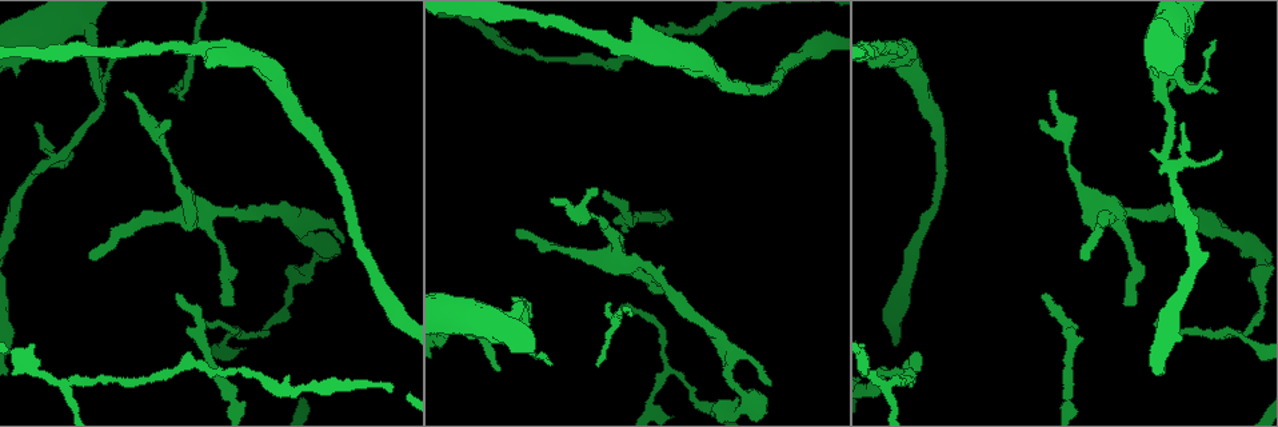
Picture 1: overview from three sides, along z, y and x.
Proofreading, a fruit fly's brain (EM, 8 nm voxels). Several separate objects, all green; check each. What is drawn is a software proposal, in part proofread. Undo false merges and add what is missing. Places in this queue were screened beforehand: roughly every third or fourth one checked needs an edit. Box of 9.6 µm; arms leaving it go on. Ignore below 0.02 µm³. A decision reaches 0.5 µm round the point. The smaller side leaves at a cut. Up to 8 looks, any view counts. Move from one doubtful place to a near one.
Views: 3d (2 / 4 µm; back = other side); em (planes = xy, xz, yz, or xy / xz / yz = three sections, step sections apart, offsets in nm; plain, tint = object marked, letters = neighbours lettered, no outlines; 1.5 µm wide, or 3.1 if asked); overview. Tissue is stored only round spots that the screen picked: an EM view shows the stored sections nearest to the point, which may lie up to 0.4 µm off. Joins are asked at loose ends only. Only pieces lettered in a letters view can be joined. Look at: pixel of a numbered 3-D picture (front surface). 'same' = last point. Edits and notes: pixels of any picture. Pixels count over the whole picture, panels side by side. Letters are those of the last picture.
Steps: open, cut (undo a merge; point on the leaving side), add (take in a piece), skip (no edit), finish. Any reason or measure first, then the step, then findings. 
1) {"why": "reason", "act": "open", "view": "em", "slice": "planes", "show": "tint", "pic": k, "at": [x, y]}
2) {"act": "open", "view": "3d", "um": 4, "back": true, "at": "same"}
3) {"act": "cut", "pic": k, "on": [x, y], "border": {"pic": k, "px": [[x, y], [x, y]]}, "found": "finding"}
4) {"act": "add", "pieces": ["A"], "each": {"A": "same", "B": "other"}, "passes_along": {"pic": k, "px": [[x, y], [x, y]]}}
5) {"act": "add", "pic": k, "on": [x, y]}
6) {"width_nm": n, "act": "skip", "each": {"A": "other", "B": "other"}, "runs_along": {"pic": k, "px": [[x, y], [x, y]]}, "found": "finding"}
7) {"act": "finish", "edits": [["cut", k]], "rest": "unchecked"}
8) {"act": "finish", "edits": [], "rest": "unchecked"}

{"why": "long arm stops here", "act": "open", "view": "em", "slice": "planes", "show": "letters", "pic": 1, "at": [179, 295]}

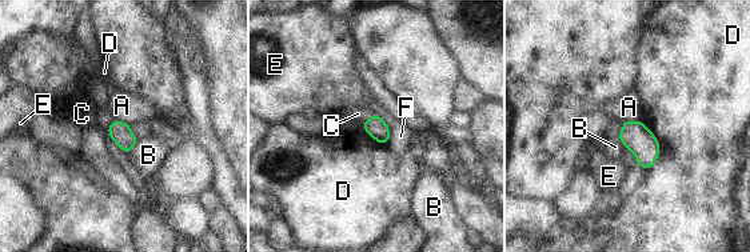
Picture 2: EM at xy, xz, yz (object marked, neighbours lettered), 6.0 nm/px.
{"width_nm": 120, "act": "add", "pieces": ["C"], "each": {"A": "other", "B": "other", "C": "same", "D": "other", "E": "other", "F": "other"}, "passes_along": {"pic": 2, "px": [[375, 127], [368, 119], [358, 114]]}, "found": "the neuron continues"}

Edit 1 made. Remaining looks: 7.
{"act": "open", "view": "overview"}

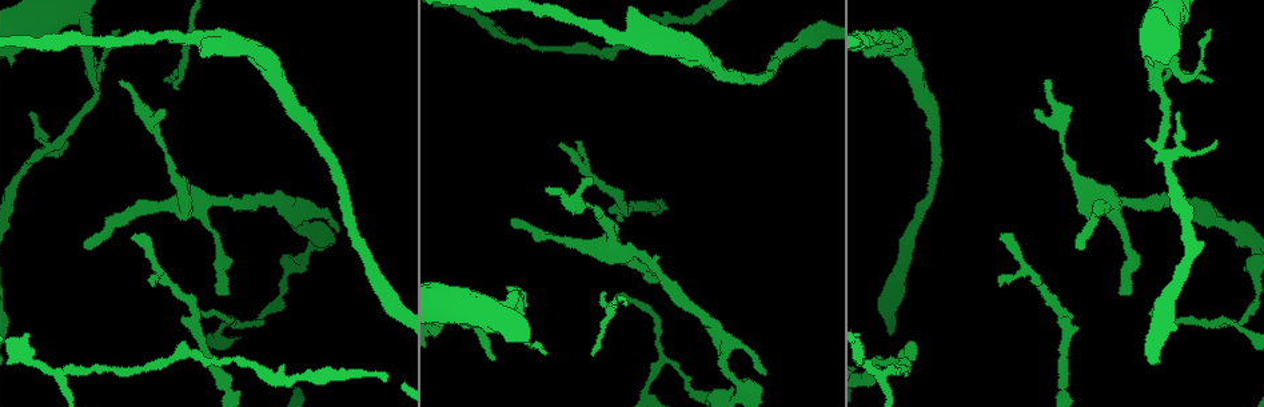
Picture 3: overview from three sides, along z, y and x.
{"why": "free end", "act": "open", "view": "3d", "um": 2, "pic": 3, "at": [1079, 246]}

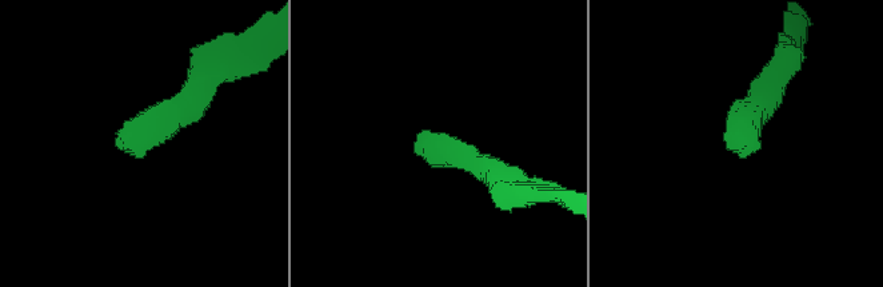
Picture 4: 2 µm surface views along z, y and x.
{"why": "now the EM", "act": "open", "view": "em", "slice": "planes", "show": "letters", "pic": 4, "at": [739, 148]}

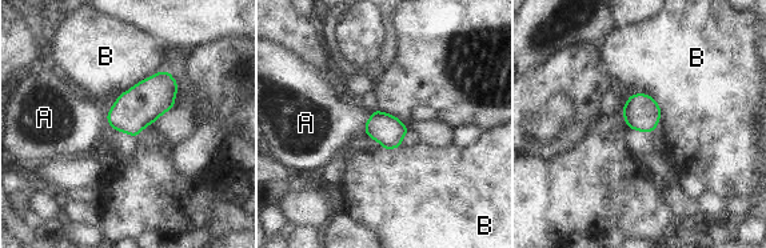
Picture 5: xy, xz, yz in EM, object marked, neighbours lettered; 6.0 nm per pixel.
{"act": "add", "pieces": ["A"], "each": {"A": "same", "B": "other"}, "passes_along": {"pic": 5, "px": [[387, 130], [367, 122], [326, 124]]}, "found": "the neuron continues"}

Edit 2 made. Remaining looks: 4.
{"why": "redraw", "act": "open", "view": "overview"}

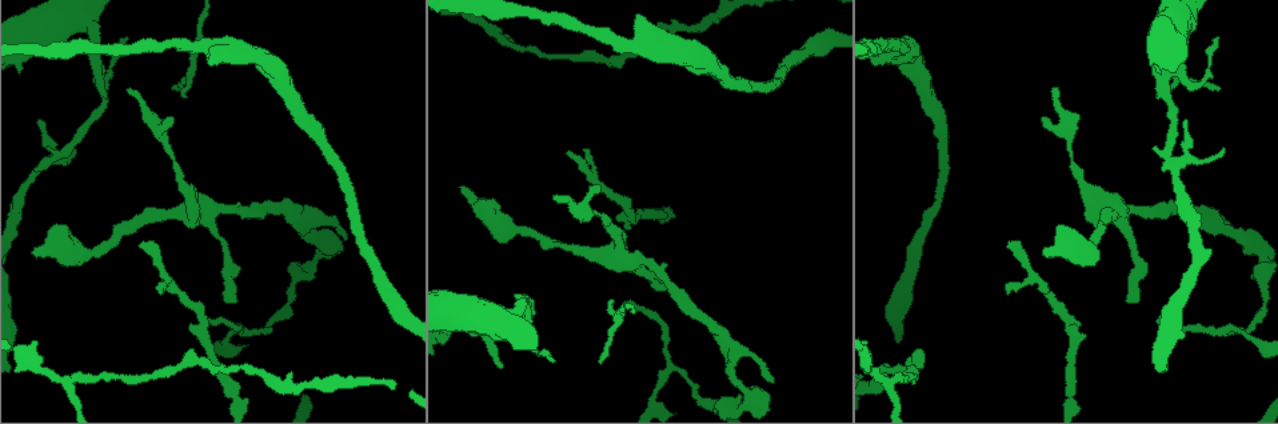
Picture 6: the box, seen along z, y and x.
{"why": "tapers out", "act": "open", "view": "em", "slice": "planes", "show": "letters", "pic": 6, "at": [500, 366]}

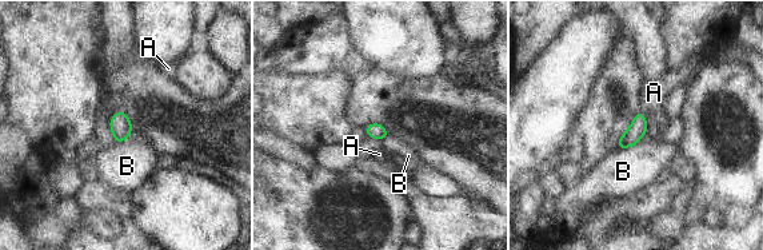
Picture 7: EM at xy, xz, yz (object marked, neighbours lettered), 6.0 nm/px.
{"act": "add", "pieces": ["A"], "each": {"A": "same", "B": "other"}, "passes_along": {"pic": 7, "px": [[632, 135], [643, 115], [654, 92]]}, "found": "the neuron continues"}

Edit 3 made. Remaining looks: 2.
{"act": "finish", "edits": [["add", 2], ["add", 5], ["add", 7]], "rest": "unchecked"}

